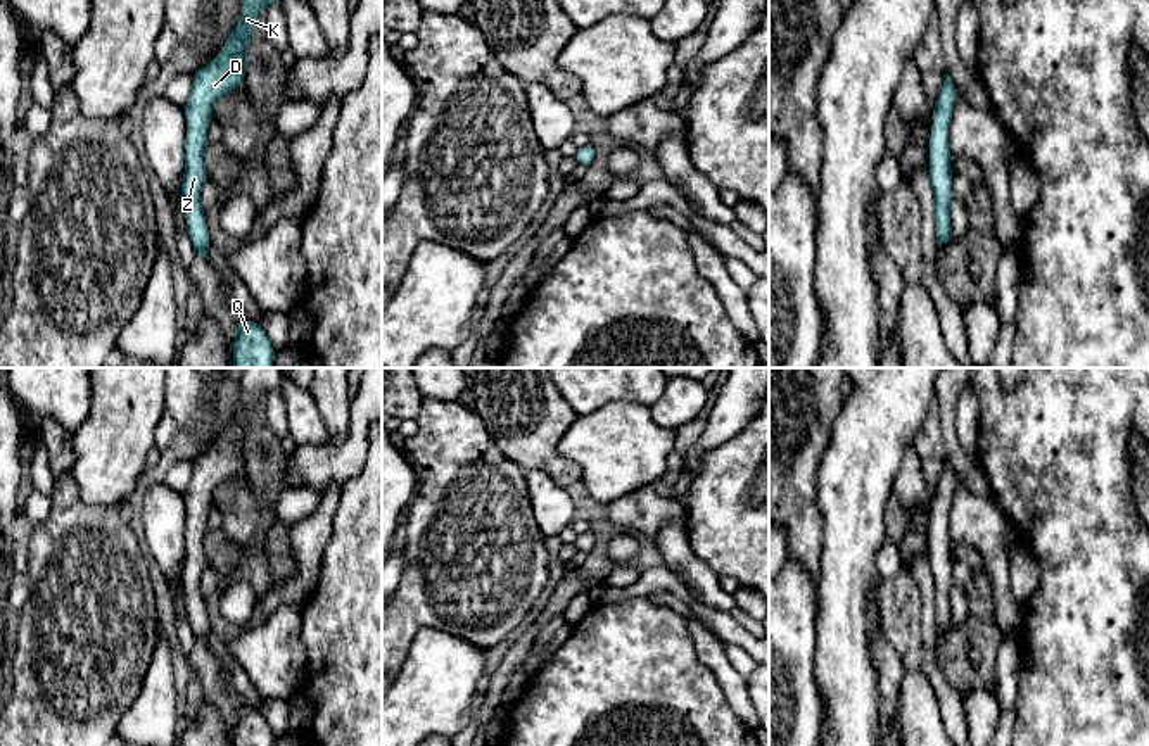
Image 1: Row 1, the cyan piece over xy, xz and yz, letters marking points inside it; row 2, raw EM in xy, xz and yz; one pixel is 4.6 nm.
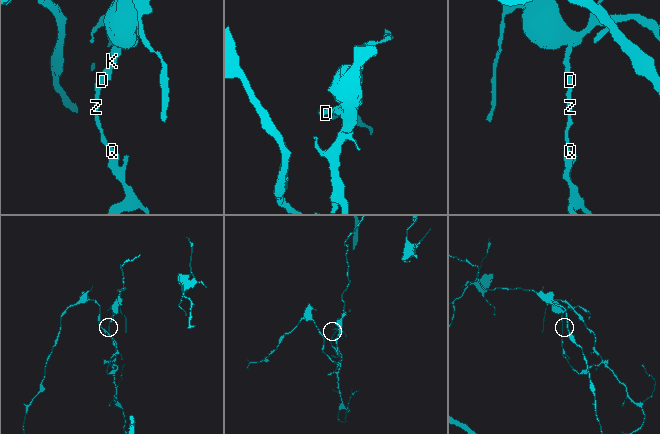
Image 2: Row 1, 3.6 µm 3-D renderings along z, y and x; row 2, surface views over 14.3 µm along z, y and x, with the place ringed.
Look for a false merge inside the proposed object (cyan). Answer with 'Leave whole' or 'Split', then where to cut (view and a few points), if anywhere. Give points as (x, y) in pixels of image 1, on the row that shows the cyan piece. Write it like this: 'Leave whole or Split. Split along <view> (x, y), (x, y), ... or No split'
Split. Split along xy (203, 211), (203, 235), (197, 240)

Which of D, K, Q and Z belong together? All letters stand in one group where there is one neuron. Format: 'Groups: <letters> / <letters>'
Groups: D K Z / Q

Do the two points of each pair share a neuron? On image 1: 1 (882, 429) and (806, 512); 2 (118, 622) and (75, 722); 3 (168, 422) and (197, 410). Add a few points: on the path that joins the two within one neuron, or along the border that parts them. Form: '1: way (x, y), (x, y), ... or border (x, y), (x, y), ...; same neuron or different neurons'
1: border (819, 460), (818, 510), (821, 513), (823, 539); different neurons
2: way (94, 646), (80, 660), (75, 672), (75, 698); same neuron
3: border (166, 410), (180, 430); different neurons

